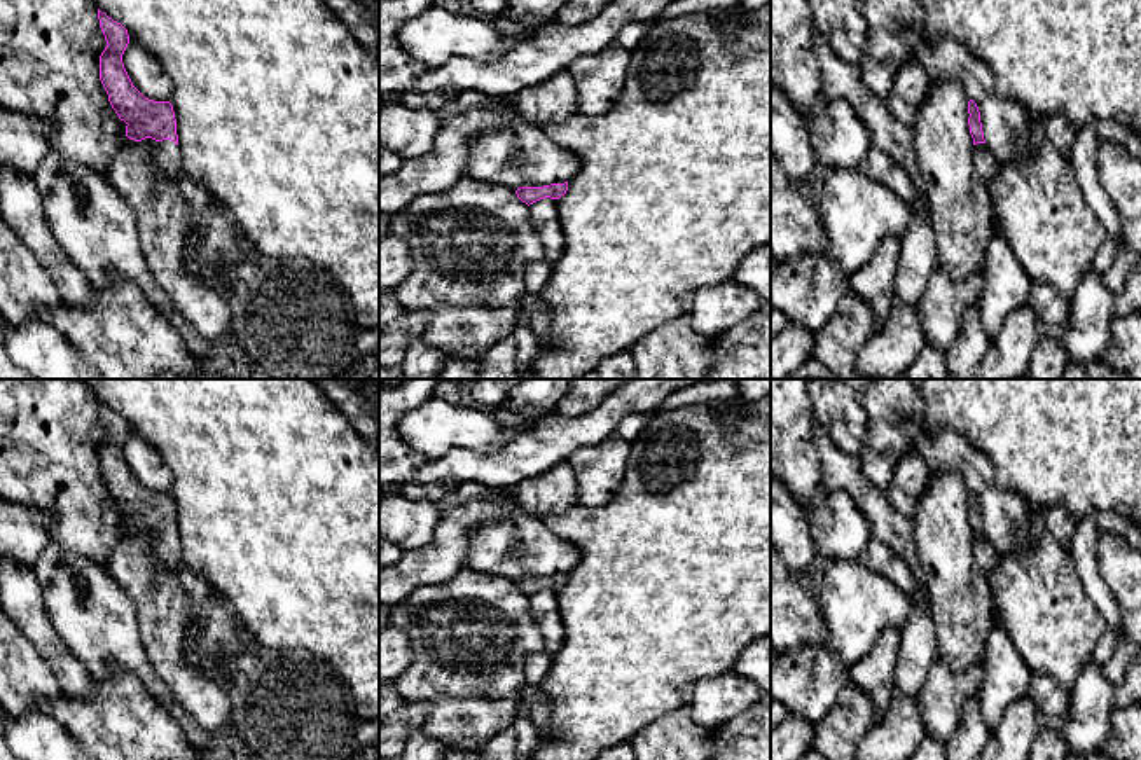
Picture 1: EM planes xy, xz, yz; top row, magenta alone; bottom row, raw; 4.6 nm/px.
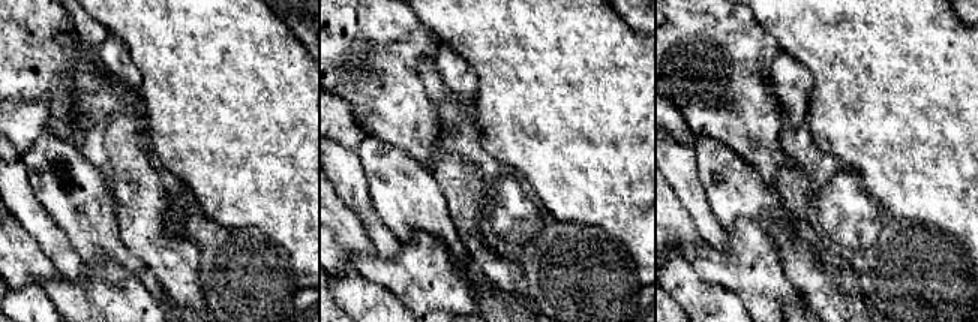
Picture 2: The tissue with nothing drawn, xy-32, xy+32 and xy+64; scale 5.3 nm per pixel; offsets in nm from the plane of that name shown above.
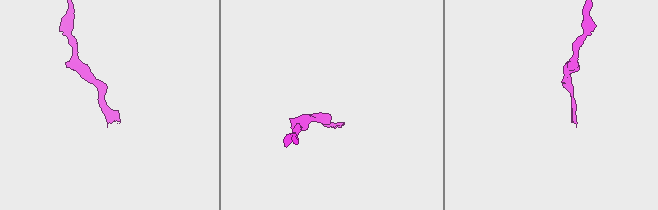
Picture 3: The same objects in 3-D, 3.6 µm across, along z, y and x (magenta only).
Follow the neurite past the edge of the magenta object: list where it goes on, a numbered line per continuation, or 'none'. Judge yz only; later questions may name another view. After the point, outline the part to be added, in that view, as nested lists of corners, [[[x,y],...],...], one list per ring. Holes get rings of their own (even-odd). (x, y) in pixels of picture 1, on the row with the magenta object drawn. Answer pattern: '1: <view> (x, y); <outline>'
1: yz (984, 161); [[[985,143],[973,145],[973,166],[985,183],[996,178],[998,159]]]

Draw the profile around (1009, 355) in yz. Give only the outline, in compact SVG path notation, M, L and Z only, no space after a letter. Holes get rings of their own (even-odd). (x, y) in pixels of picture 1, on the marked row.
M1027 306L1010 313L992 339L977 379L1017 379L1027 370L1041 334L1040 321Z

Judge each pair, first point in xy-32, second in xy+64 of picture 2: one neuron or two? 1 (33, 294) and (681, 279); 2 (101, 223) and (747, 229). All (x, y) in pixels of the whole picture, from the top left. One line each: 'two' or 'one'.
1: one
2: two

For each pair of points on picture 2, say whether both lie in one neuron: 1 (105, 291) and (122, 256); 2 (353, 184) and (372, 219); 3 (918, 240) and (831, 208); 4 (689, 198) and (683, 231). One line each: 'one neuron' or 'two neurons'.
1: two neurons
2: one neuron
3: one neuron
4: two neurons

